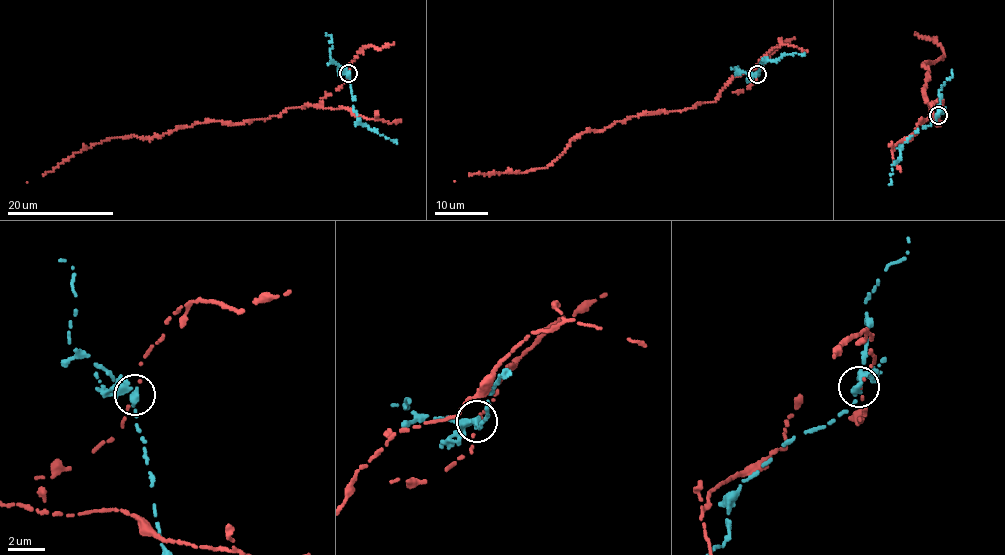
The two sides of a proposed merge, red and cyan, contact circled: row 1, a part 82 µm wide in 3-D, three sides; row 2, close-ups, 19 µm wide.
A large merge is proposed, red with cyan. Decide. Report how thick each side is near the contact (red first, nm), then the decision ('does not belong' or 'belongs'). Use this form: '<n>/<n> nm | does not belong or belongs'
140/280 nm | does not belong

